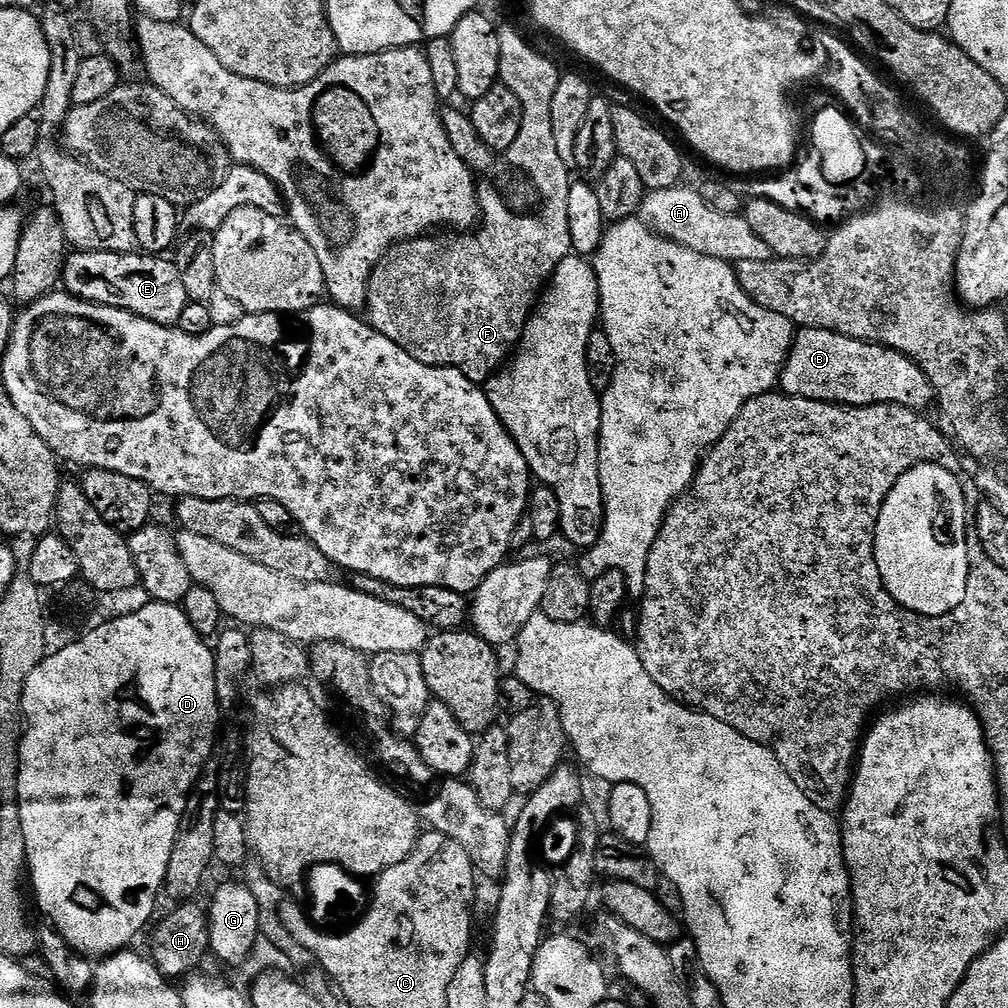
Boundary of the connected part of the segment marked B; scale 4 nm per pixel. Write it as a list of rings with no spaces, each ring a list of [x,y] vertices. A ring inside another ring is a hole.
[[[800,328],[780,370],[778,388],[783,395],[810,398],[827,404],[861,408],[871,404],[897,404],[921,410],[933,407],[936,391],[926,374],[898,350],[871,344],[825,328]]]

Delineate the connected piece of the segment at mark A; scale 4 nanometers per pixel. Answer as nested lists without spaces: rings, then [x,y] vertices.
[[[684,187],[648,192],[640,204],[639,219],[667,240],[678,242],[690,250],[698,250],[698,254],[706,254],[710,258],[729,262],[773,259],[766,242],[762,242],[762,238],[758,238],[754,230],[750,230],[750,222],[743,215],[718,214],[718,210],[710,210],[710,206],[706,206],[695,187]]]

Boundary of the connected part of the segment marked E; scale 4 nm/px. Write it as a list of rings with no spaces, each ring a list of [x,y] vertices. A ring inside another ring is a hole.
[[[73,251],[64,261],[63,291],[69,292],[72,296],[79,298],[79,300],[85,300],[91,304],[121,308],[127,312],[138,314],[147,320],[152,320],[156,324],[175,326],[178,318],[182,318],[182,310],[190,302],[186,294],[186,286],[182,286],[179,268],[176,267],[171,259],[161,258],[156,254],[136,255],[132,252]]]

